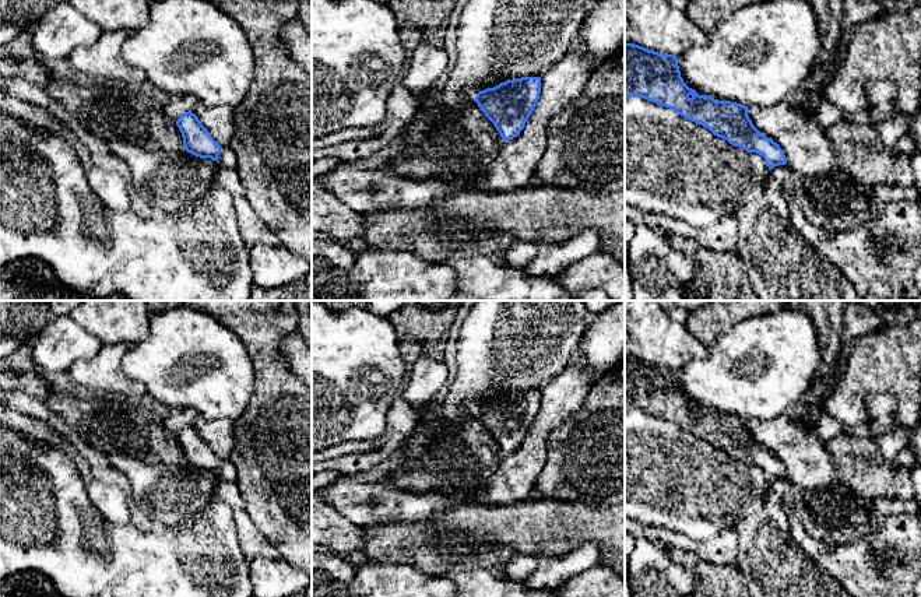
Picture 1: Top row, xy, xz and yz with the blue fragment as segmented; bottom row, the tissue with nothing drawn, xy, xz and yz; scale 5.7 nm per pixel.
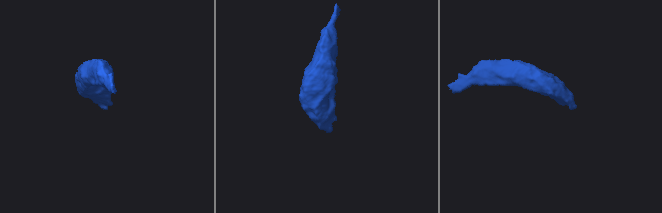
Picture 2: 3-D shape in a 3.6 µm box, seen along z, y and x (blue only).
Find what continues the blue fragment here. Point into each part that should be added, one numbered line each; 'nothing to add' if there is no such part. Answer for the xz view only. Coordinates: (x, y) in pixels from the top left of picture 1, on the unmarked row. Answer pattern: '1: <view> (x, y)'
nothing to add

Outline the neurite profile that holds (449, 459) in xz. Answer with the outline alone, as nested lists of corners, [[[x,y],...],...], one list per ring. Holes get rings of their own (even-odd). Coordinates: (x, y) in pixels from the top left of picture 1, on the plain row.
[[[428,405],[418,408],[416,412],[421,415],[418,431],[407,436],[407,442],[398,450],[411,460],[412,466],[405,471],[394,473],[391,484],[415,495],[440,494],[463,498],[484,491],[505,453],[482,422],[472,418],[464,425],[447,424],[439,412],[429,417]]]

